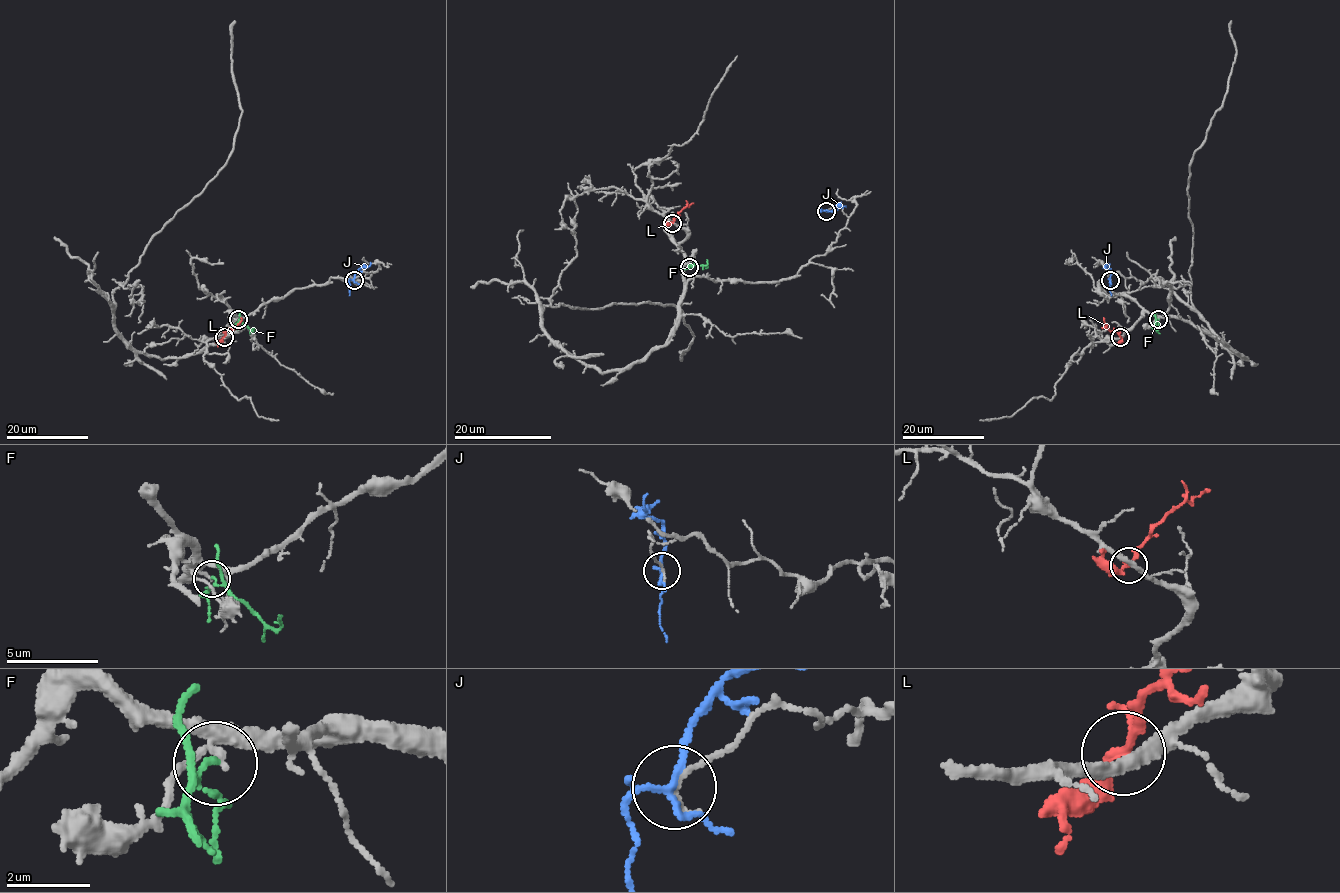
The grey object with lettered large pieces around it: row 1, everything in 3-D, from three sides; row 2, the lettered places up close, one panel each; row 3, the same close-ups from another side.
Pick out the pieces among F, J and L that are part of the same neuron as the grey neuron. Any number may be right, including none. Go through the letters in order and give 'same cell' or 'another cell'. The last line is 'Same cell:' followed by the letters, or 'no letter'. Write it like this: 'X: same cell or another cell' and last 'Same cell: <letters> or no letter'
F: another cell
J: another cell
L: another cell
Same cell: no letter

